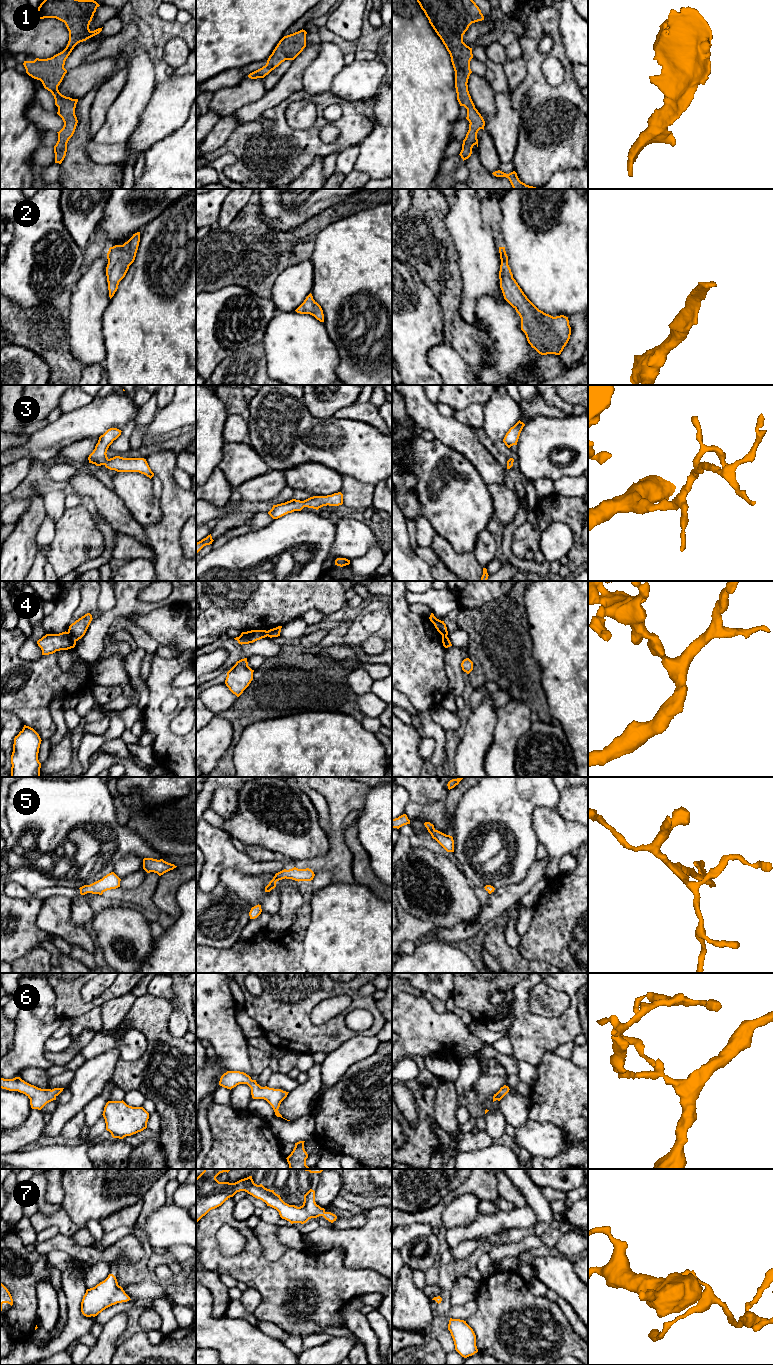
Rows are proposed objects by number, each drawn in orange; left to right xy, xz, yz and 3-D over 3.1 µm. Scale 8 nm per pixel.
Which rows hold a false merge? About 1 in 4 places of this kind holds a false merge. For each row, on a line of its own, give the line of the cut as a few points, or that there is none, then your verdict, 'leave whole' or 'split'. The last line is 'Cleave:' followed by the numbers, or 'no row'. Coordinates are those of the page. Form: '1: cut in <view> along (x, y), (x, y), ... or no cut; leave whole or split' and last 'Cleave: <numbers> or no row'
1: no cut; leave whole
2: no cut; leave whole
3: no cut; leave whole
4: cut in xy along (67, 632), (76, 640); split
5: no cut; leave whole
6: no cut; leave whole
7: no cut; leave whole
Cleave: 4

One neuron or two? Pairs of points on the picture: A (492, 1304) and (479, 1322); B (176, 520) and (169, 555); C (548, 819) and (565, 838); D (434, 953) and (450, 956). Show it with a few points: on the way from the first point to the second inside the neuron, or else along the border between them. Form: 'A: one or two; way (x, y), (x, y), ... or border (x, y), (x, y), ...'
A: one; way (491, 1308), (482, 1318)
B: one; way (169, 529), (169, 546)
C: one; way (551, 824), (560, 833)
D: one; way (438, 956), (446, 956)

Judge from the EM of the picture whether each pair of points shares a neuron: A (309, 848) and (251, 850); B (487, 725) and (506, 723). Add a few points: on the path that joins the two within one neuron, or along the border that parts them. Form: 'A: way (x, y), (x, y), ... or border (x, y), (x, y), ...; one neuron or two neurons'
A: border (245, 844), (259, 845), (277, 852), (282, 857); two neurons
B: border (498, 707), (493, 741), (489, 747); two neurons

